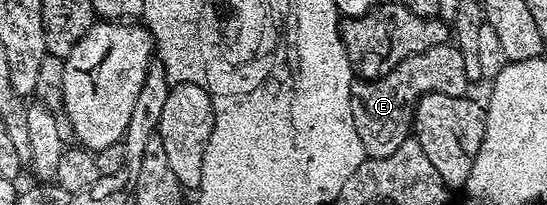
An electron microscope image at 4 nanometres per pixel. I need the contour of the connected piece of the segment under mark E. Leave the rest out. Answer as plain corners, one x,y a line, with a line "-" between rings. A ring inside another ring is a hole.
455,43
430,47
430,51
422,51
418,55
410,55
410,59
402,59
398,67
394,67
384,77
356,79
352,83
352,114
354,127
358,127
358,139
362,139
362,147
368,157
385,157
394,155
404,141
409,140
413,132
413,117
416,105
423,96
431,92
441,95
463,97
469,92
470,82
466,75
466,63
462,60
462,51

